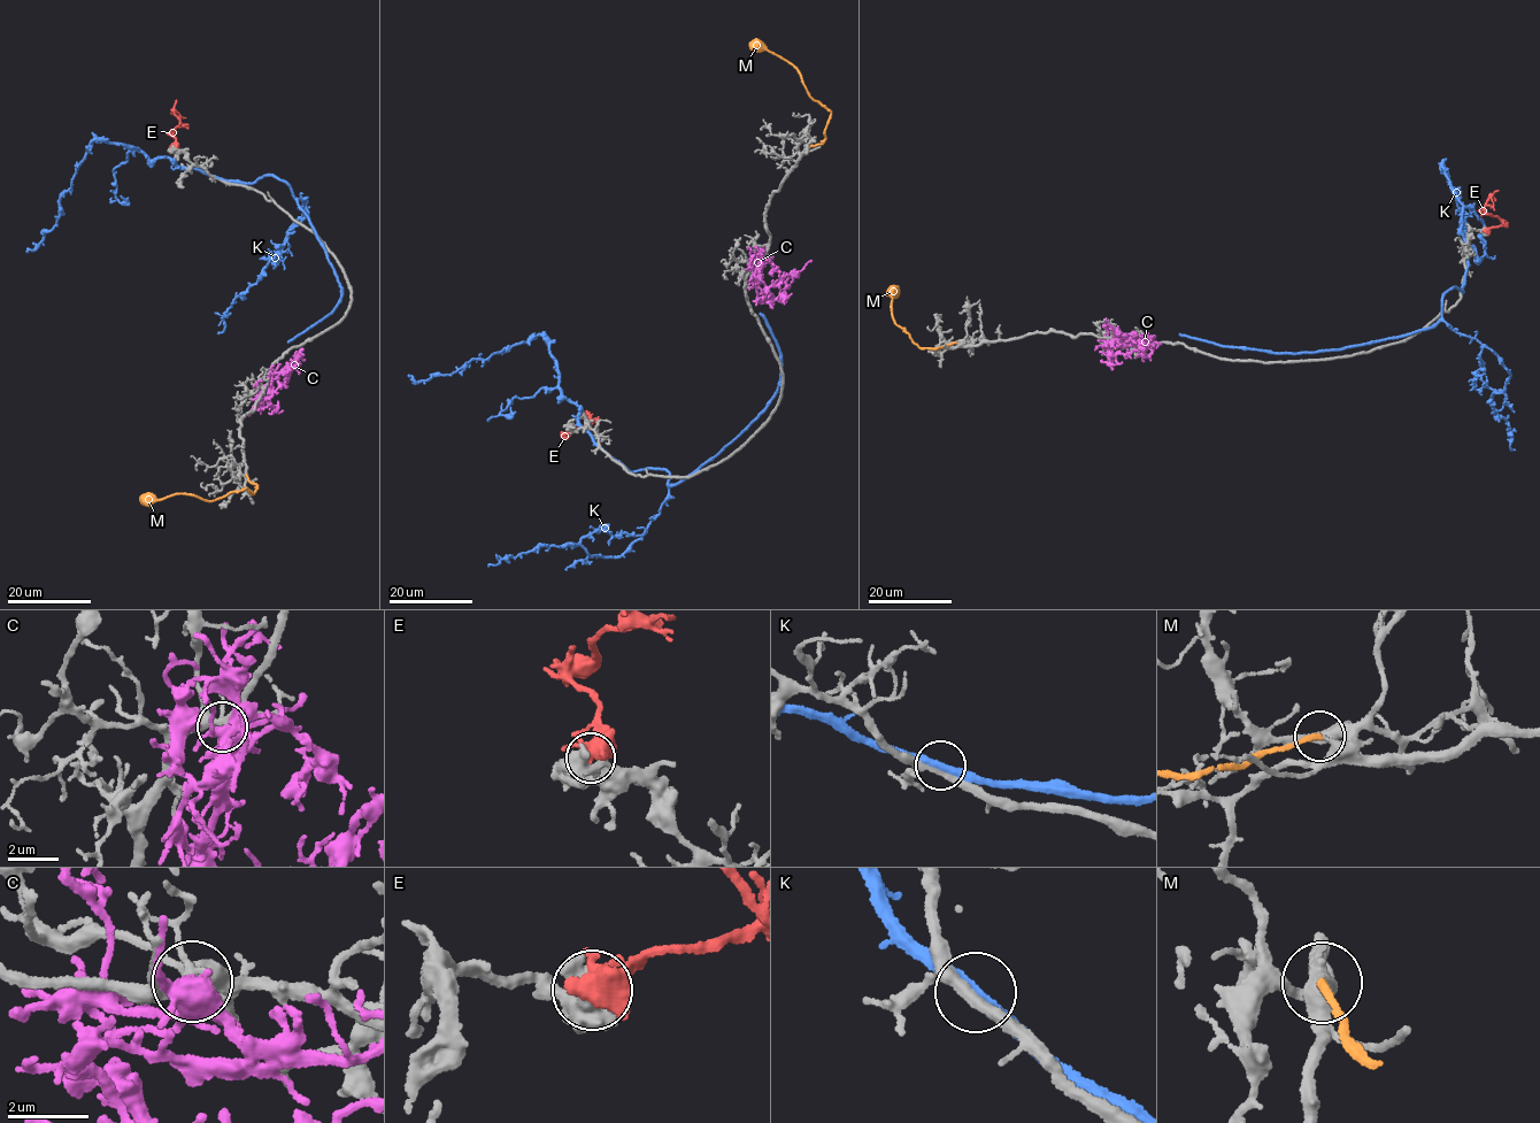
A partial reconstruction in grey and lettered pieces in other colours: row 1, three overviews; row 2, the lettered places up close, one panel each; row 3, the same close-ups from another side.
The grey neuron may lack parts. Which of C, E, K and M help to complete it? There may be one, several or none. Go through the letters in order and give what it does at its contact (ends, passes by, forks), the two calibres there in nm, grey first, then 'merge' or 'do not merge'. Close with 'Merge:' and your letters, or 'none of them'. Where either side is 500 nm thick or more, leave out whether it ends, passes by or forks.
C: it forks; calibres 280 and 440 nm; do not merge
E: calibres 500 and 480 nm; do not merge
K: it passes by; calibres 240 and 300 nm; do not merge
M: it ends; calibres 360 and 190 nm; merge
Merge: M

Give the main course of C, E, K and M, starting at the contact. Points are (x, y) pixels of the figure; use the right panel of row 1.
C: (1116, 338), (1131, 345), (1142, 344), (1138, 345), (1121, 335), (1149, 339), (1153, 335)
E: (1485, 231), (1503, 223), (1499, 217), (1485, 214), (1488, 198), (1493, 209)
K: (1465, 271), (1462, 292), (1456, 287), (1441, 298), (1440, 320), (1430, 328), (1331, 351), (1278, 353), (1179, 335)
M: (956, 343), (941, 348), (918, 347), (905, 328), (894, 321), (891, 295), (896, 290)

